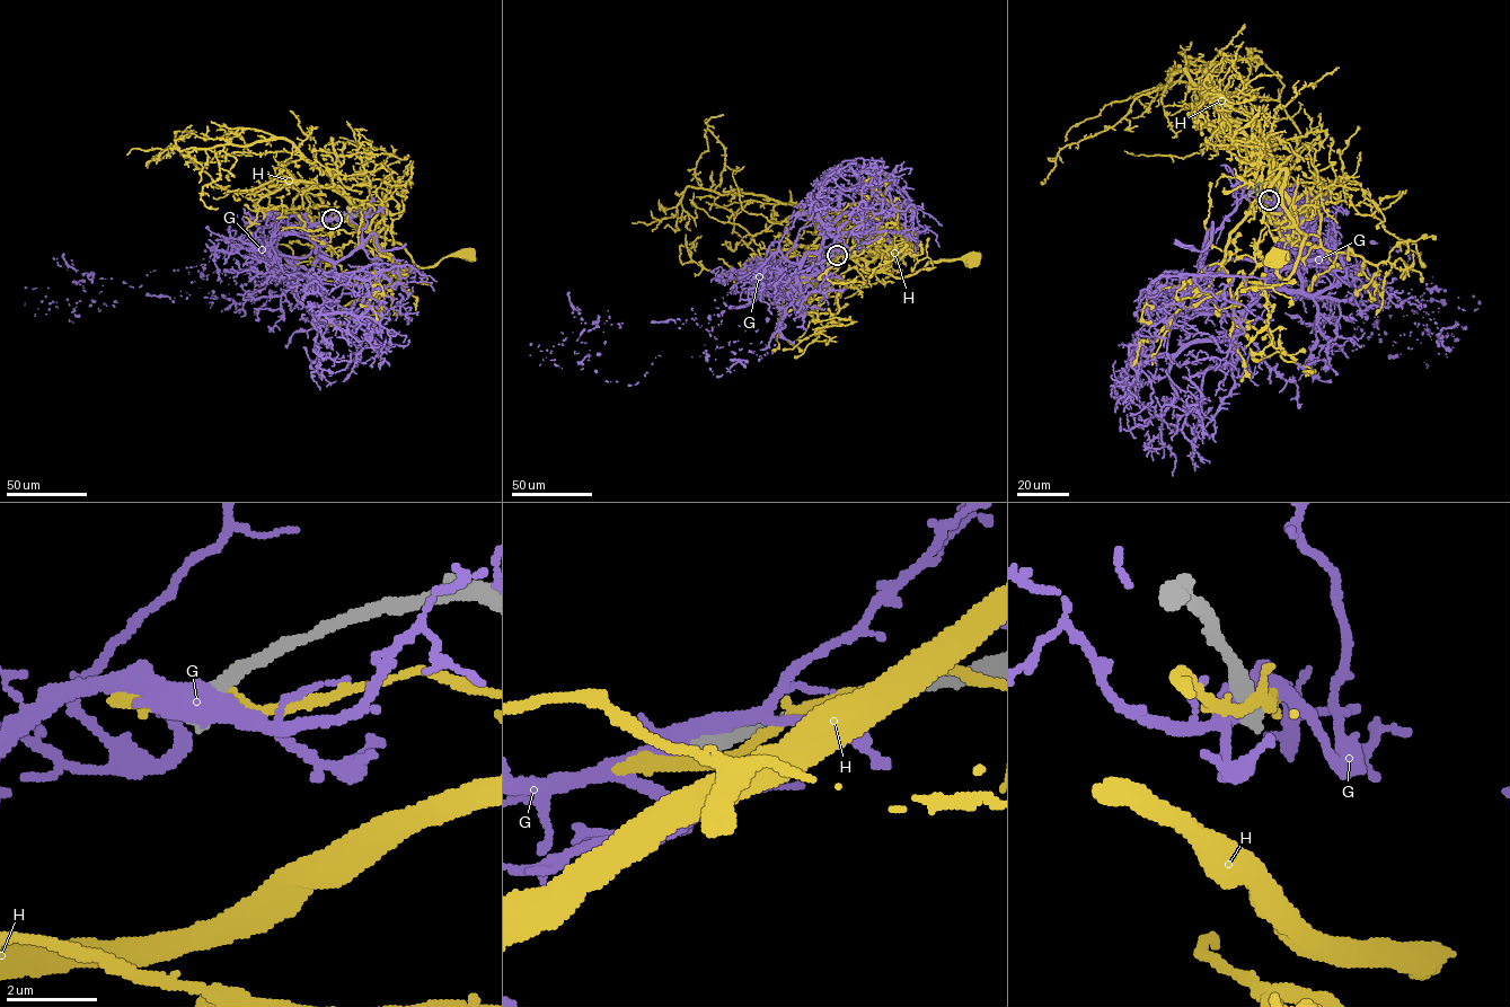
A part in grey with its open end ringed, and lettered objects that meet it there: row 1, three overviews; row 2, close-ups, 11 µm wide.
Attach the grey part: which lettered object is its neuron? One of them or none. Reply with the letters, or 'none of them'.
none of them

